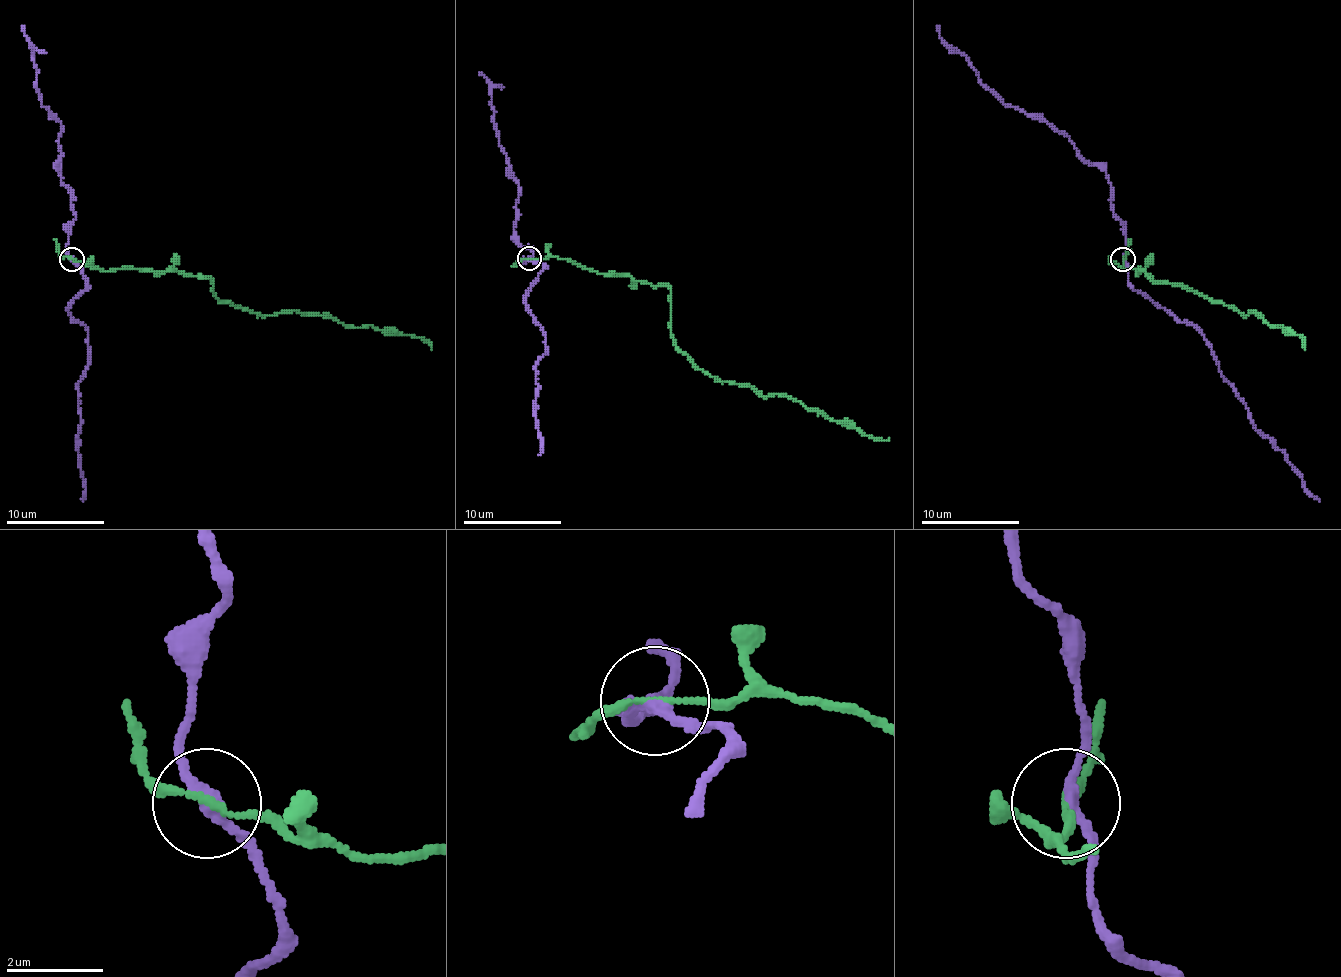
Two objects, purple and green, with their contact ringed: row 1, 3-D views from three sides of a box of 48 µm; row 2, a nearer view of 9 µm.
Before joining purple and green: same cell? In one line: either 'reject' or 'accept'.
reject

